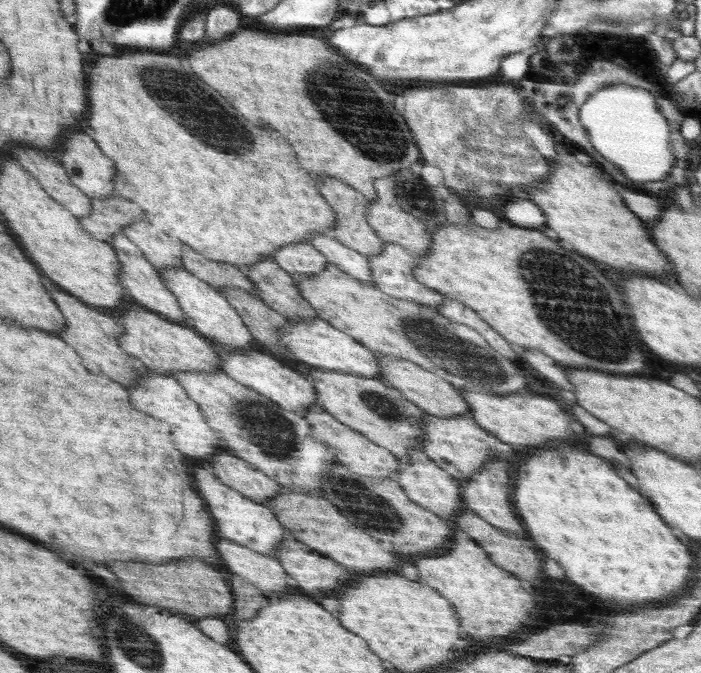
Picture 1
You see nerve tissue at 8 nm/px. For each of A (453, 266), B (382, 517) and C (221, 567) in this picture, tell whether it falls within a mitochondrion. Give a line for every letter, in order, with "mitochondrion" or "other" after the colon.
A: other
B: mitochondrion
C: other

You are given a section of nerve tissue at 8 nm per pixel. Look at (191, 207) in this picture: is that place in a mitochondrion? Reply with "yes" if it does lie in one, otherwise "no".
no

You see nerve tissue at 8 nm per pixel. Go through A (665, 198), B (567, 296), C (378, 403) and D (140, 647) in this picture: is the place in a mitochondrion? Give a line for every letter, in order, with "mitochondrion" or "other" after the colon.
A: other
B: mitochondrion
C: mitochondrion
D: mitochondrion

